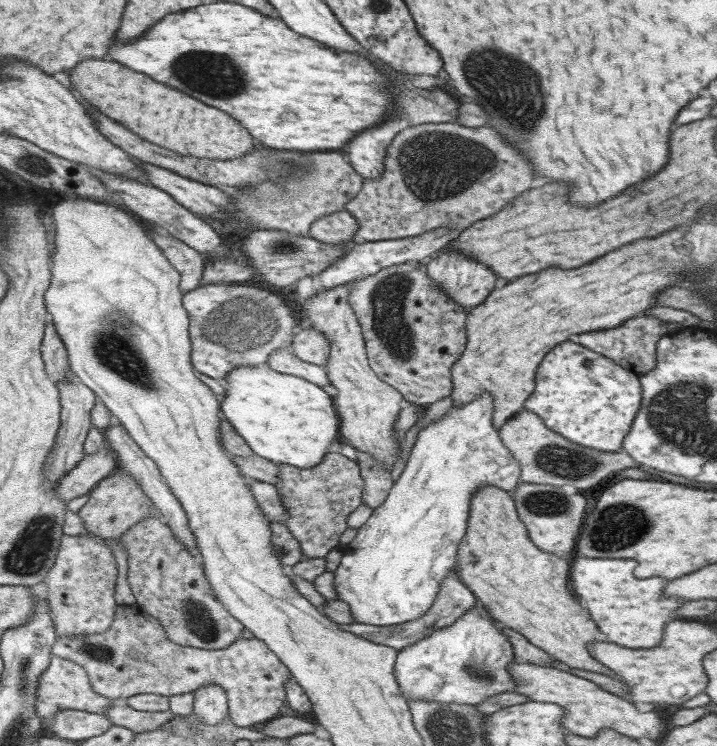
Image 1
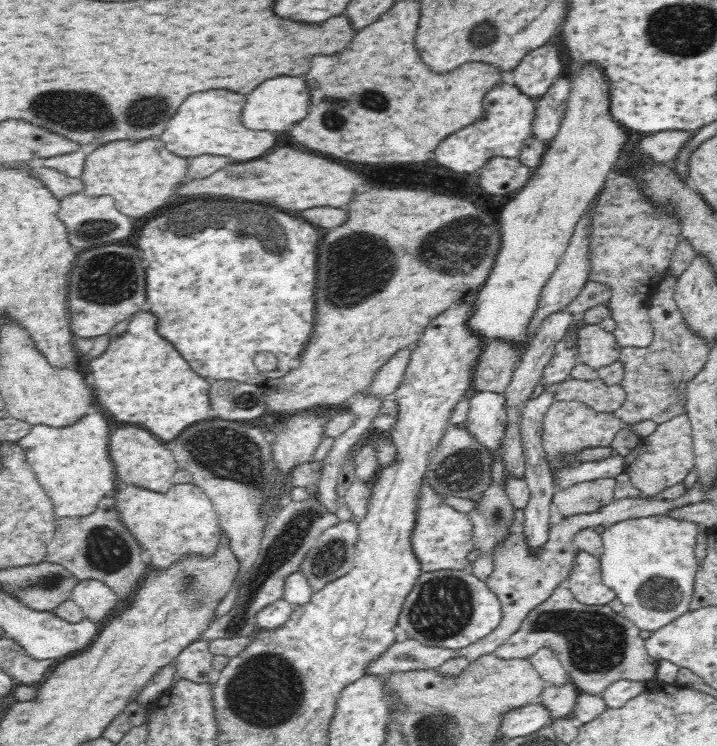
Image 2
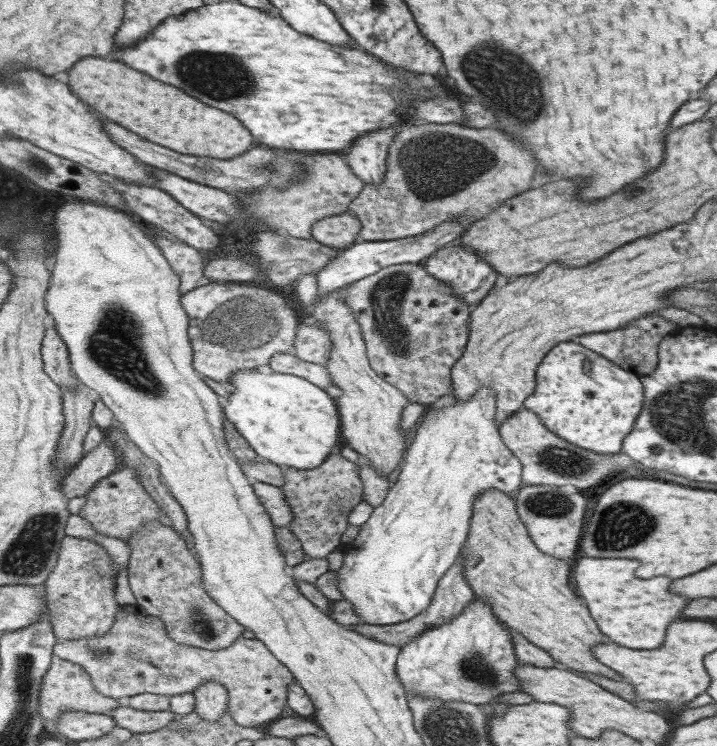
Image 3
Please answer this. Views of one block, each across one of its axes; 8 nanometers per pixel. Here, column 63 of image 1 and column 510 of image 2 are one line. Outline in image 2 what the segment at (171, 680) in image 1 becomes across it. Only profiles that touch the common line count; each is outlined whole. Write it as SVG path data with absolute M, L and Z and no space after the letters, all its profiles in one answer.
M556 588L550 598L540 602L528 618L522 622L516 634L512 634L502 646L496 648L498 658L530 658L534 656L540 648L550 648L562 662L562 666L568 672L568 678L574 680L574 684L584 692L584 694L604 694L608 686L612 686L618 680L632 680L632 682L656 682L656 670L658 670L658 660L648 656L646 650L646 640L640 638L640 628L630 620L624 618L622 614L616 614L612 608L606 604L582 604L576 600L576 596L570 590Z

